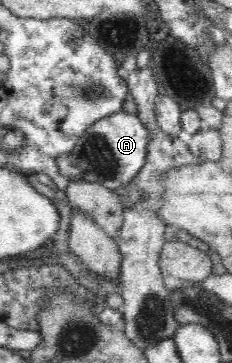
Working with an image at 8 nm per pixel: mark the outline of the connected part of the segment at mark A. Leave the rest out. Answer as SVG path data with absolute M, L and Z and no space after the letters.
M123 110L118 112L96 121L96 124L86 129L70 153L57 157L56 165L60 174L69 180L100 183L112 190L132 182L146 163L150 130L137 115L130 115Z

